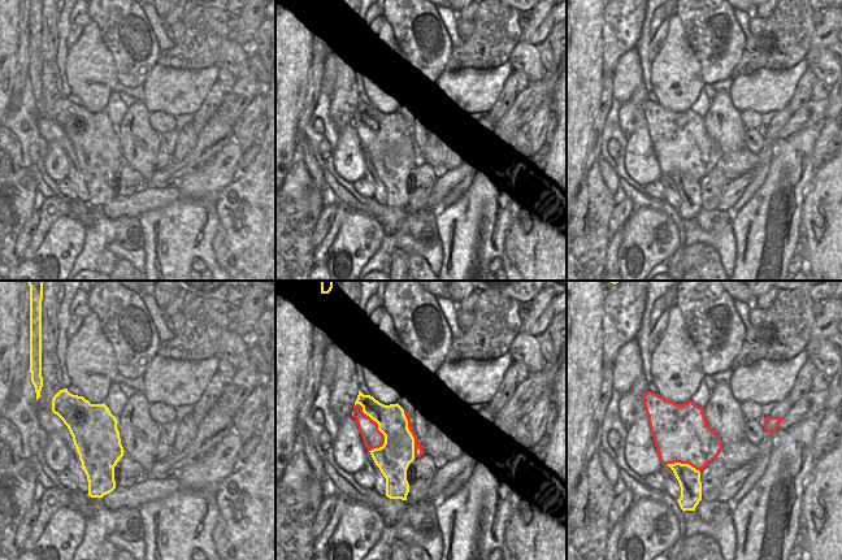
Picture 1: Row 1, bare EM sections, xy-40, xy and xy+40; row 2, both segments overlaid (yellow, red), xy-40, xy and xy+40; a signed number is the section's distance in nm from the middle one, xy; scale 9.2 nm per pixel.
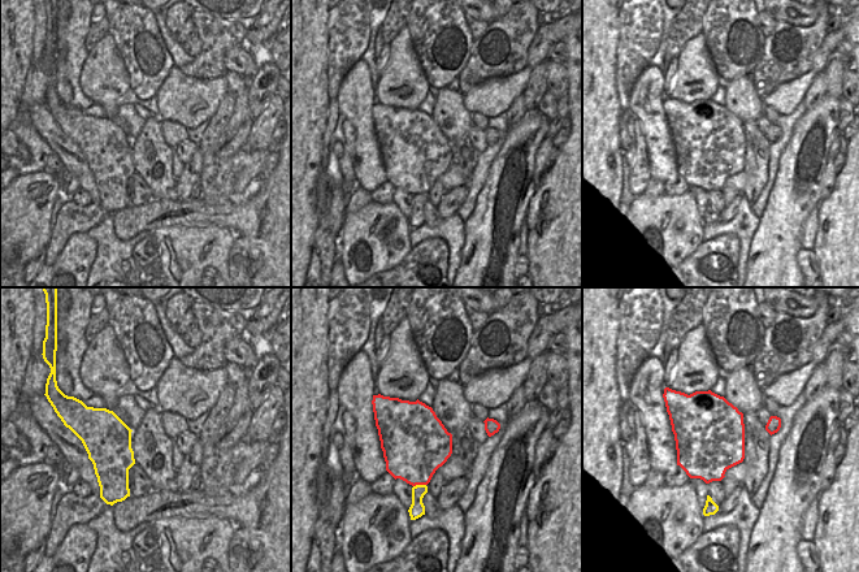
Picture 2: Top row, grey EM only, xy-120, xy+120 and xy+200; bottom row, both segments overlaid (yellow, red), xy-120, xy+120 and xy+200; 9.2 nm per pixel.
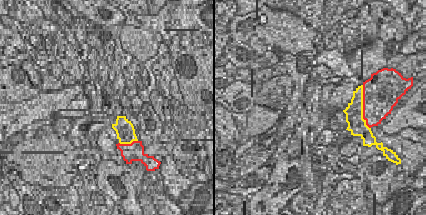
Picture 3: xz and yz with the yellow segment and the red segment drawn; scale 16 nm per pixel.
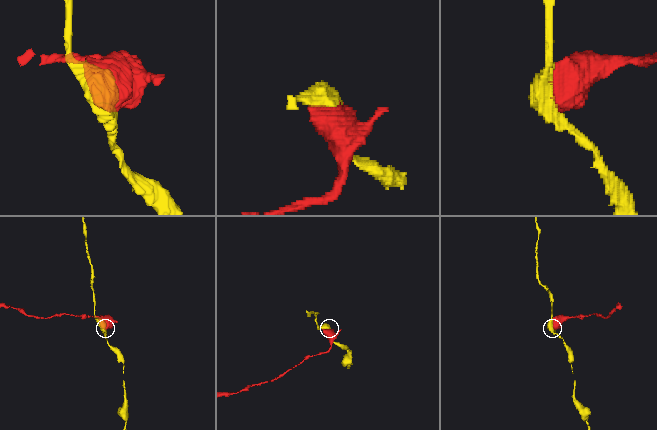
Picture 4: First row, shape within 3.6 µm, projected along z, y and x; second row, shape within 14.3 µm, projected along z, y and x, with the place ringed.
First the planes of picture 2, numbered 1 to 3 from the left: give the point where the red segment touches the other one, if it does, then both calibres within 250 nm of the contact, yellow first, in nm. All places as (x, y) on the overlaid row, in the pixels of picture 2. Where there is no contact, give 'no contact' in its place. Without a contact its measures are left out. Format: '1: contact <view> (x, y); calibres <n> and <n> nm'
1: no contact
2: contact xy+120 (419, 485); calibres 140 and 440 nm
3: no contact

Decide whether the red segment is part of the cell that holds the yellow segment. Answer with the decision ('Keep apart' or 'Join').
Keep apart

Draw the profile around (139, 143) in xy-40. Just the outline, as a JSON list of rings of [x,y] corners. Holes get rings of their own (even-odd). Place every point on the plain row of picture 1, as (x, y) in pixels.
[[[135,100],[117,129],[123,162],[138,172],[147,183],[156,172],[161,135],[149,125],[149,112],[144,103]]]

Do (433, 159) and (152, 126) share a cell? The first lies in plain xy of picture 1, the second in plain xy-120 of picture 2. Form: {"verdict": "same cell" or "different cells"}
{"verdict": "same cell"}

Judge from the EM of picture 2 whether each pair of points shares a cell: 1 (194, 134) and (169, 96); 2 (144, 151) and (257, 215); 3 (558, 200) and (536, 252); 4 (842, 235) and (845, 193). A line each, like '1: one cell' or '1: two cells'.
1: two cells
2: two cells
3: one cell
4: one cell

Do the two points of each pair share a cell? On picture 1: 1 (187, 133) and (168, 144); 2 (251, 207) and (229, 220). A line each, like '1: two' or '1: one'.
1: two
2: one

